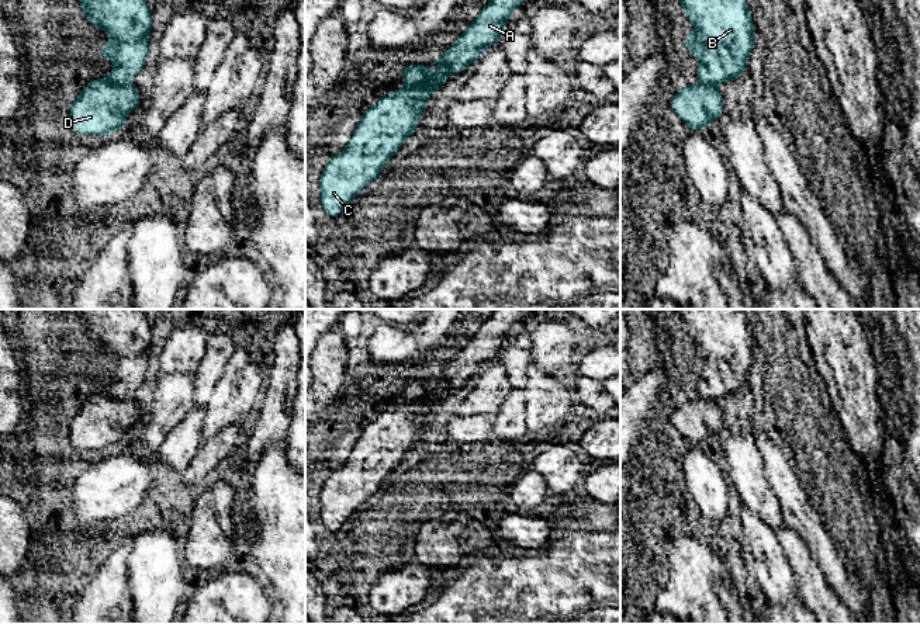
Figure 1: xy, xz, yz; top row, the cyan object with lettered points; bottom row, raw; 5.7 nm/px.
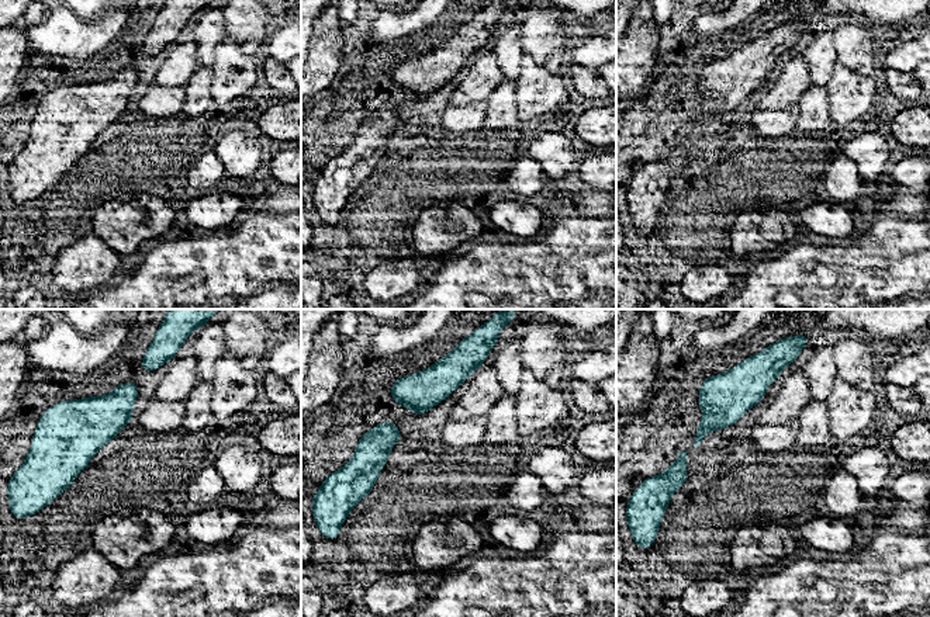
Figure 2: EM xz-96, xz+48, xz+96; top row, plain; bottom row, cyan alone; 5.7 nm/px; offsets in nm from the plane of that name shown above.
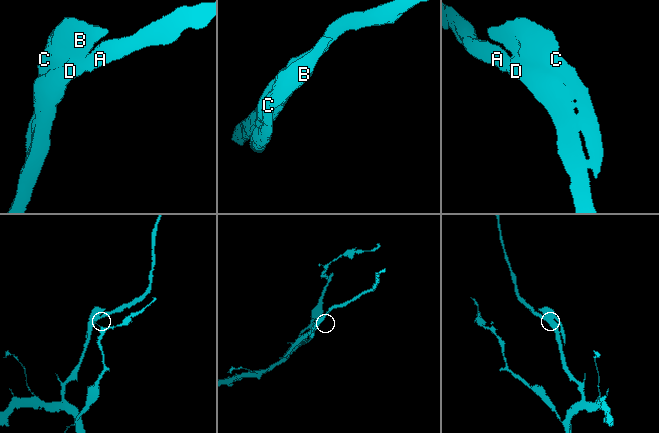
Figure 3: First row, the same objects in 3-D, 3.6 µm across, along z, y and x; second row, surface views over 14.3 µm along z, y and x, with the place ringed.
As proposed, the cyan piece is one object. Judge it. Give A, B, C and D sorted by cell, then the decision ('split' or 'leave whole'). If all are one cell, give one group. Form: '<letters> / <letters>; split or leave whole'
A D / B C; split

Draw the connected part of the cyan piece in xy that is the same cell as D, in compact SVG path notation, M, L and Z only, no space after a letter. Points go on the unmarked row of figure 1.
M94 394L75 412L69 441L79 451L106 453L121 444L139 417L141 409L132 399Z

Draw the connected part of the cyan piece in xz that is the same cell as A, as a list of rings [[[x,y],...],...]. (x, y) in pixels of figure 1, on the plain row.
[[[494,309],[491,316],[468,339],[460,353],[436,375],[443,384],[432,385],[426,379],[408,379],[402,382],[401,394],[408,402],[437,401],[449,391],[460,388],[475,378],[483,367],[502,353],[502,344],[513,325],[533,309]]]

